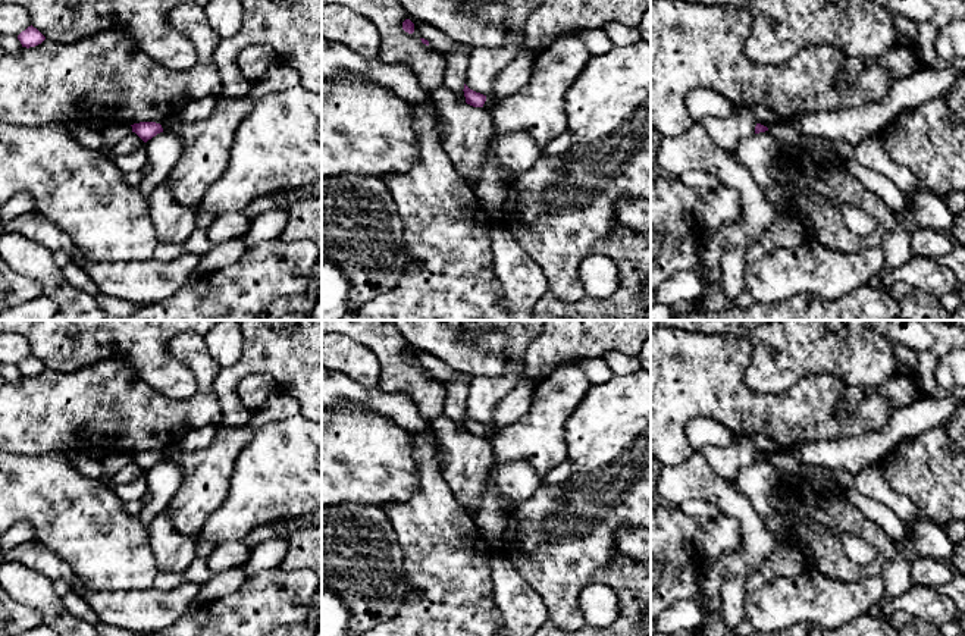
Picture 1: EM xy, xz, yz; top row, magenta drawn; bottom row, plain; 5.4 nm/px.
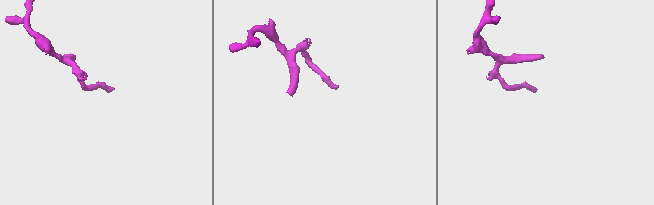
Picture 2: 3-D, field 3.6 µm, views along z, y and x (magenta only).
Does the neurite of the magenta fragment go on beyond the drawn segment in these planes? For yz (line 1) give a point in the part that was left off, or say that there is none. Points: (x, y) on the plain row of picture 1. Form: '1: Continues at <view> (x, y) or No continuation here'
1: No continuation here

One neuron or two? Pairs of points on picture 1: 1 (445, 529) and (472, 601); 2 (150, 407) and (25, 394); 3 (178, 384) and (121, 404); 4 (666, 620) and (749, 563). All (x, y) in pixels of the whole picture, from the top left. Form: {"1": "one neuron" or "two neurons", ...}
{"1": "one neuron", "2": "one neuron", "3": "two neurons", "4": "two neurons"}

